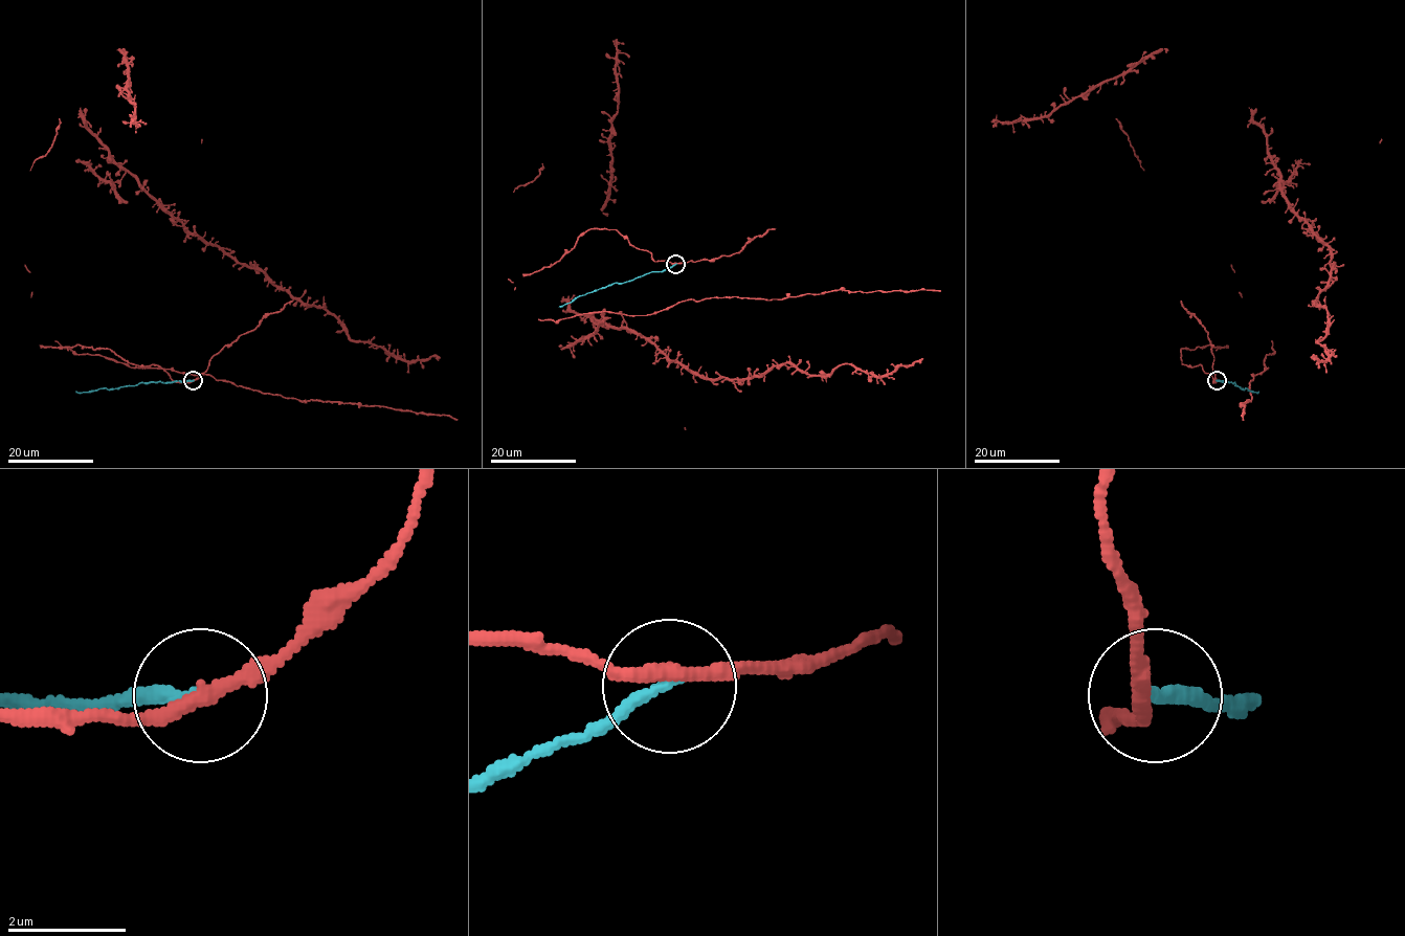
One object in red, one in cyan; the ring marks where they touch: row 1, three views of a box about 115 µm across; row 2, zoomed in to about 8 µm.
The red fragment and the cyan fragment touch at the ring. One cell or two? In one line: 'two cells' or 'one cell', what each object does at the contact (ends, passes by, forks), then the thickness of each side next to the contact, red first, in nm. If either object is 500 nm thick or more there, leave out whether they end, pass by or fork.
two cells | red passes by | cyan ends | 240/220 nm

